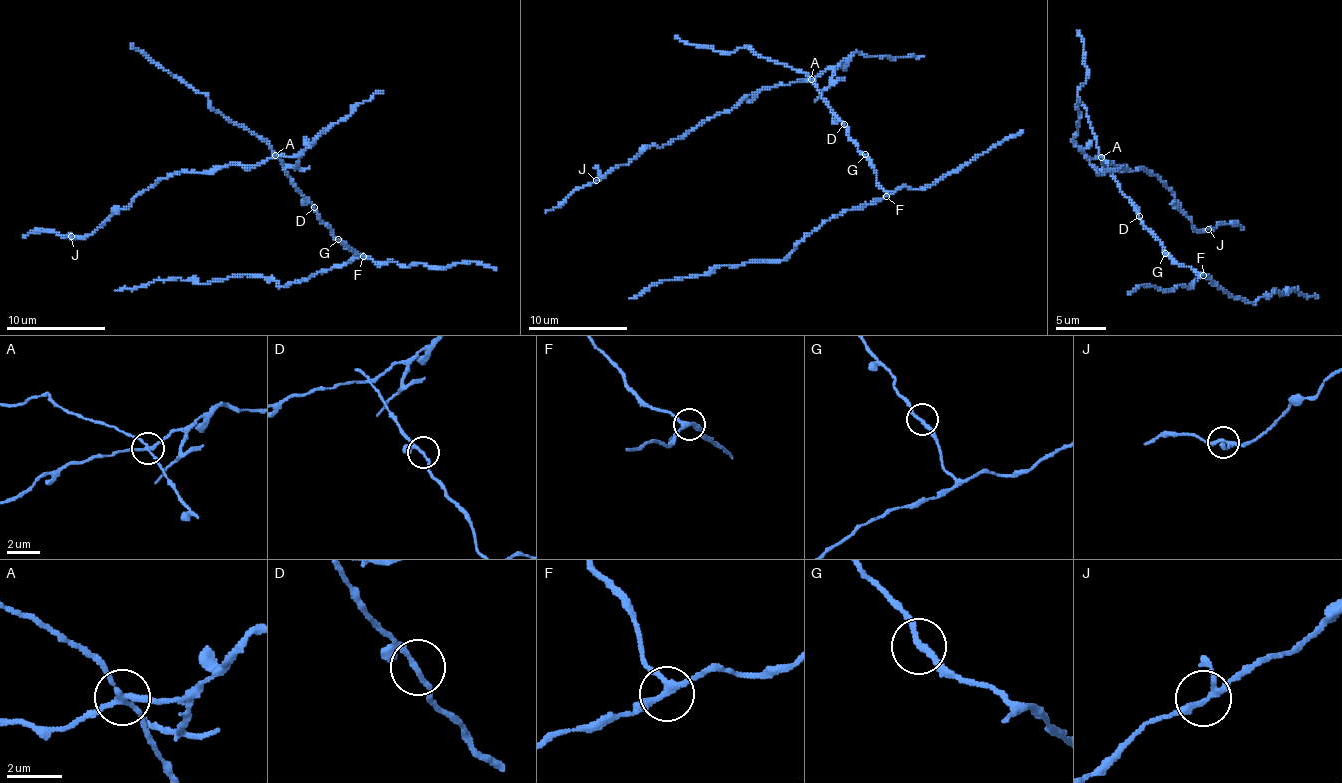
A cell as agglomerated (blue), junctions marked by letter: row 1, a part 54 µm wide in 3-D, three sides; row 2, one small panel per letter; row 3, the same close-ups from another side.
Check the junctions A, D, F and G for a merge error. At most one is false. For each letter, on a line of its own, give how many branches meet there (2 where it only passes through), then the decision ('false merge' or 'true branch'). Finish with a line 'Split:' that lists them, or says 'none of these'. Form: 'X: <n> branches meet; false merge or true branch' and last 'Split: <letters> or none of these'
A: 4 branches meet; false merge
D: 2 branches meet; true branch
F: 3 branches meet; true branch
G: 2 branches meet; true branch
Split: A

